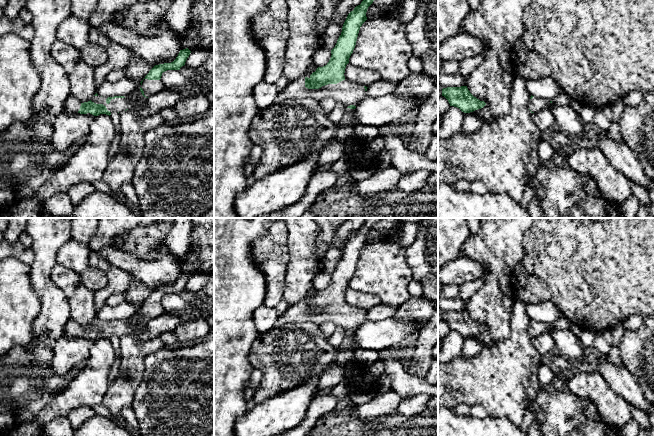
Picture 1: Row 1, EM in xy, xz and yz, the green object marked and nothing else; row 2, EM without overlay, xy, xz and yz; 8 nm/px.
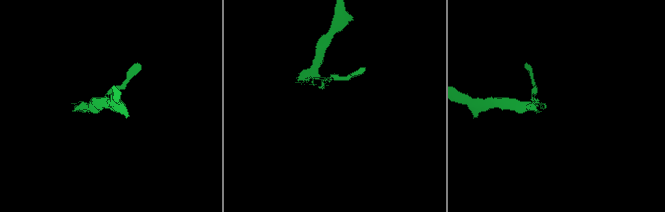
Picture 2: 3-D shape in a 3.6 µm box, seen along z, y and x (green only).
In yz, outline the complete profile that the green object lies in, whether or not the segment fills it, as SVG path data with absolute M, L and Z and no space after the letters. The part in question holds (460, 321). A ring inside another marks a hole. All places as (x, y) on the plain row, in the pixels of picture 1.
M467 310L443 312L442 320L448 324L450 330L457 331L464 337L473 336L486 329L484 325L474 321Z

